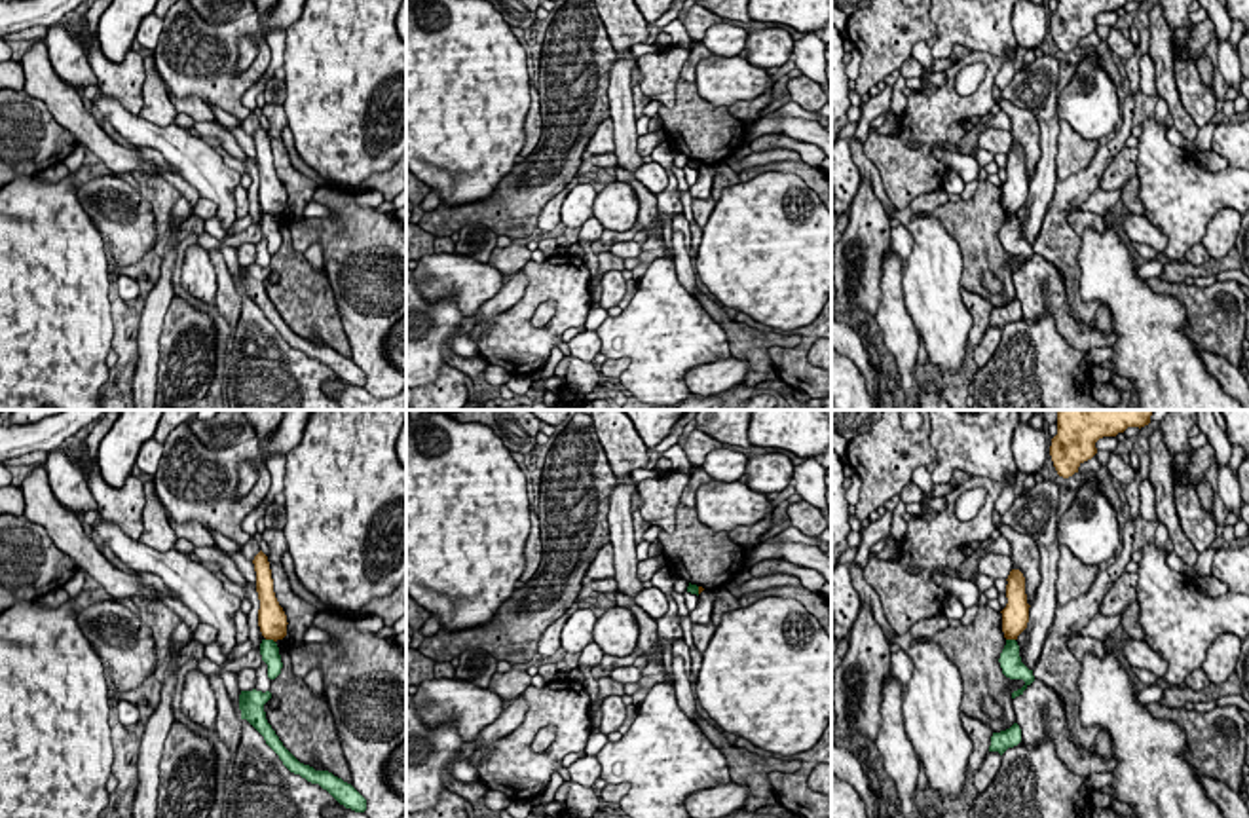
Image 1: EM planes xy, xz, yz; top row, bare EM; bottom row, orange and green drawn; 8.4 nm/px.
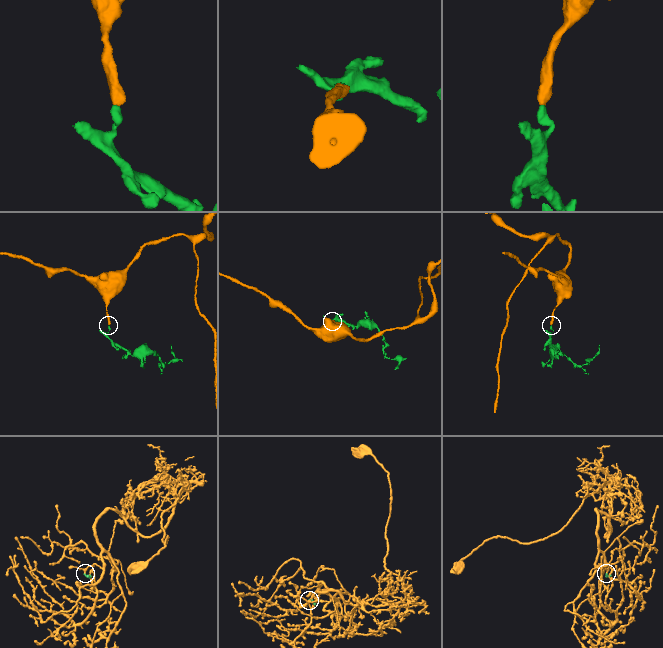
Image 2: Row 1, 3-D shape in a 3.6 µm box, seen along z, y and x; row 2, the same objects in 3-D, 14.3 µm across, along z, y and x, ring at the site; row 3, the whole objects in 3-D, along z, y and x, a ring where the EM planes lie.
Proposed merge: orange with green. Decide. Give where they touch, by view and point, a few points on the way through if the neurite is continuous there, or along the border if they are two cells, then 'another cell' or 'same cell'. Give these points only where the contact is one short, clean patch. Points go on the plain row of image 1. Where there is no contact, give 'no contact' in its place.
xy (270, 213) | along xy (266, 213), (274, 217) | another cell

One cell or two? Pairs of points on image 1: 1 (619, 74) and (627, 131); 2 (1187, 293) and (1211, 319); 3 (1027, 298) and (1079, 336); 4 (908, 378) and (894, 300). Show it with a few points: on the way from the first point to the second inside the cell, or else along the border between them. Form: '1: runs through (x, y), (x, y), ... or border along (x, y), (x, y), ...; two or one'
1: runs through (619, 88), (623, 118); one
2: runs through (1193, 298), (1208, 314); one
3: runs through (1041, 300), (1065, 323); one
4: runs through (906, 359), (894, 319); one

